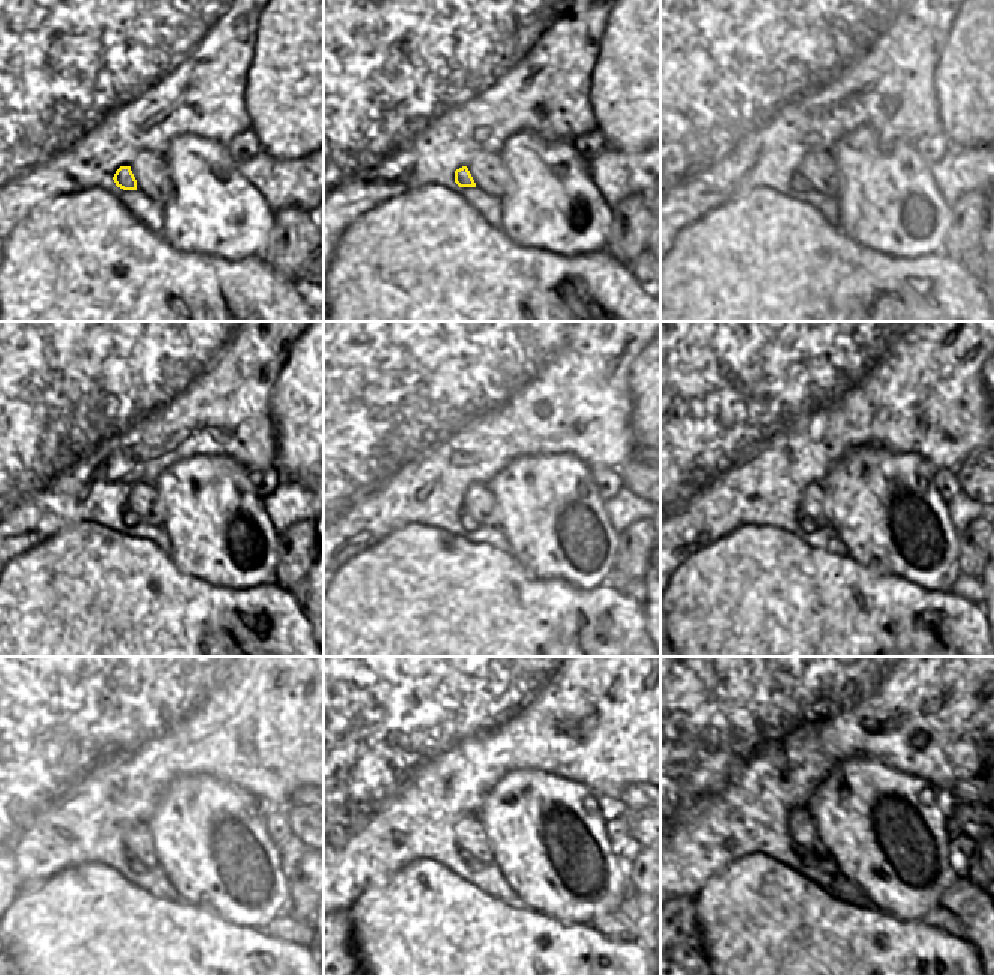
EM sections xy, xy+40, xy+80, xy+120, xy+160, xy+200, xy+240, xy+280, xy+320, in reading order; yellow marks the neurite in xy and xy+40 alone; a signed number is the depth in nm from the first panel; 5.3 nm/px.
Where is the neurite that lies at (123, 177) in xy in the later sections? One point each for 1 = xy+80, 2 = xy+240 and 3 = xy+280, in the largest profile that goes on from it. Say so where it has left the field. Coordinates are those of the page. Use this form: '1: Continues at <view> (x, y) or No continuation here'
1: Continues at xy+80 (798, 182)
2: Continues at xy+240 (135, 866)
3: Continues at xy+280 (468, 860)

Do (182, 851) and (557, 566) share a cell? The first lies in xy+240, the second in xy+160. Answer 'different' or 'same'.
same

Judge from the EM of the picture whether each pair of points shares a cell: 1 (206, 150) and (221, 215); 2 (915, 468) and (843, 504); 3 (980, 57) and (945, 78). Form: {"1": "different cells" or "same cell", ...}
{"1": "same cell", "2": "same cell", "3": "same cell"}

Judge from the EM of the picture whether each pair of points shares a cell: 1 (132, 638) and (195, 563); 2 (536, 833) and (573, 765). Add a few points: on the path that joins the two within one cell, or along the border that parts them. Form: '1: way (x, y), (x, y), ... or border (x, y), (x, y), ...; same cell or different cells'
1: border (167, 555), (183, 573), (218, 587); different cells
2: border (531, 768), (575, 780), (591, 791); different cells

